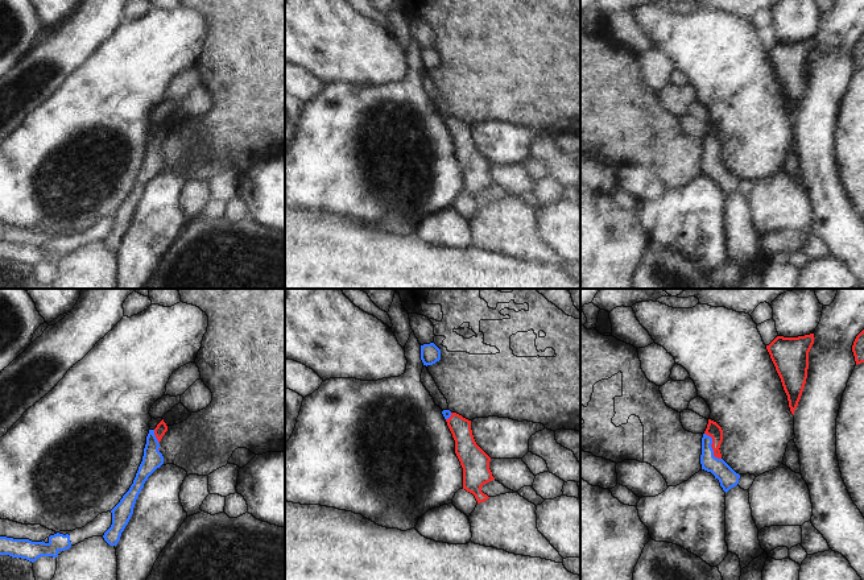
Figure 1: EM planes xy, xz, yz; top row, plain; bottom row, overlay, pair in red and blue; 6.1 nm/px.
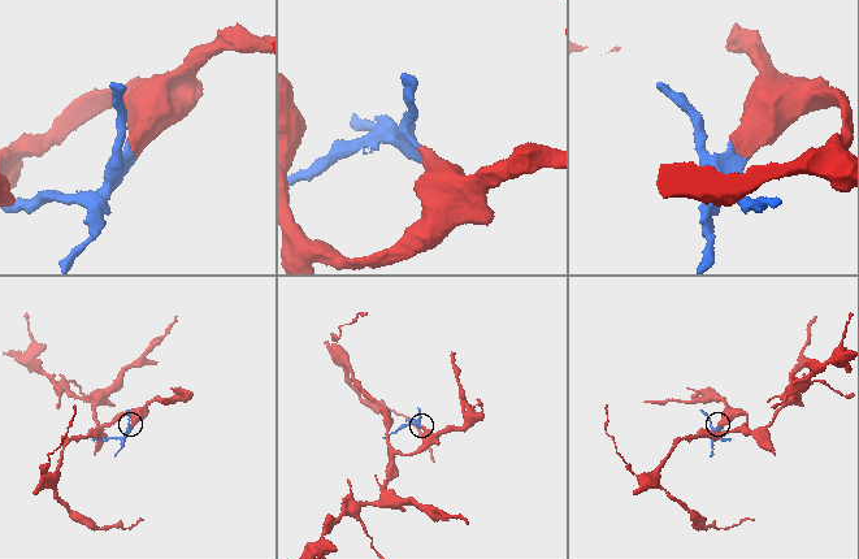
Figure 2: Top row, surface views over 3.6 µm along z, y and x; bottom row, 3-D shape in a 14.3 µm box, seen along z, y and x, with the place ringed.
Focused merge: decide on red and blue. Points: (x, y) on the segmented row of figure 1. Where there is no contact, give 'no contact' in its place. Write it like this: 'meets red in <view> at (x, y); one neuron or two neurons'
meets red in yz at (711, 446); one neuron

